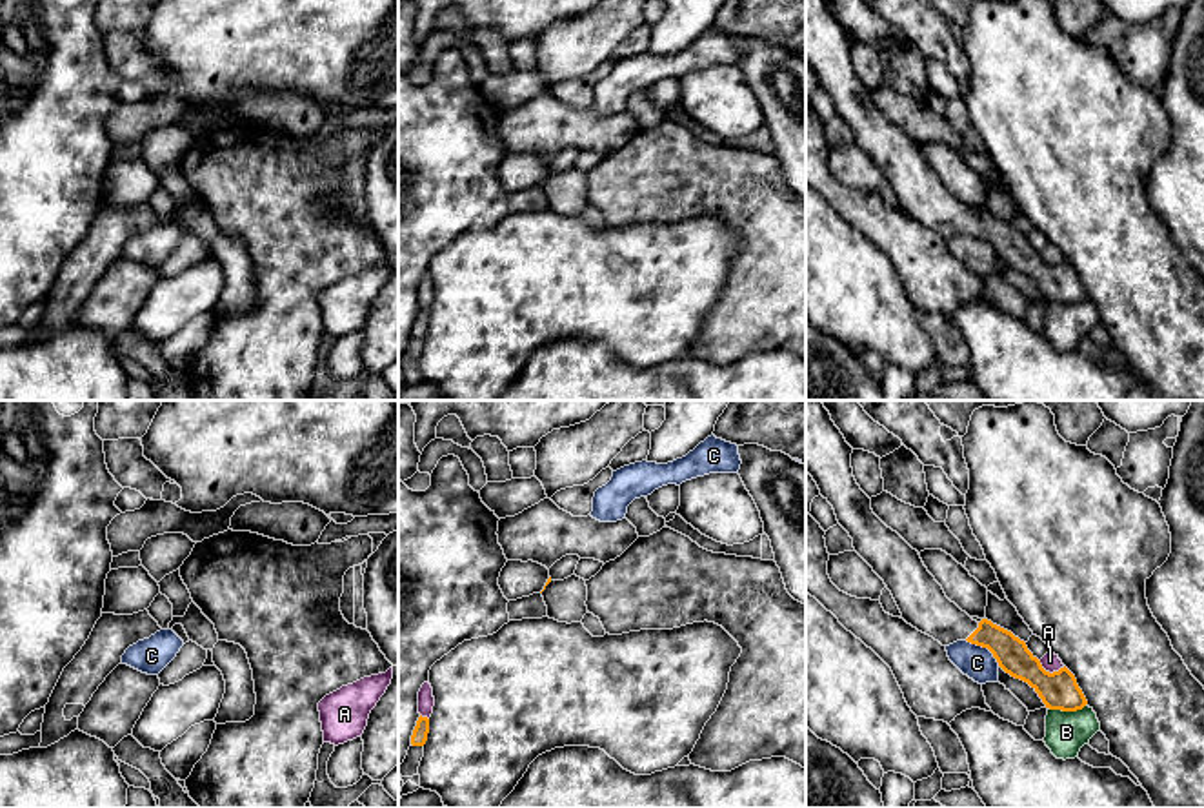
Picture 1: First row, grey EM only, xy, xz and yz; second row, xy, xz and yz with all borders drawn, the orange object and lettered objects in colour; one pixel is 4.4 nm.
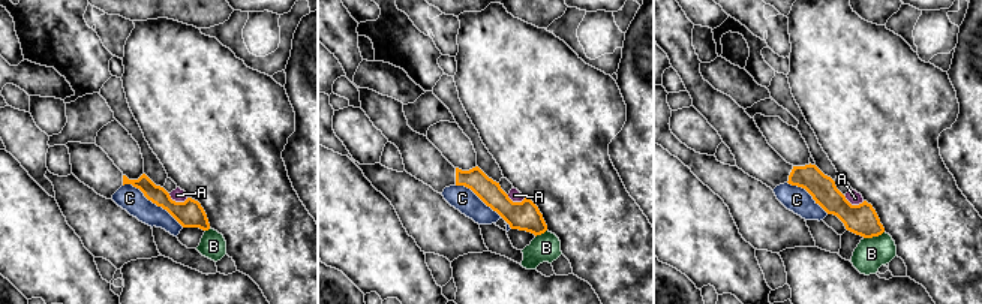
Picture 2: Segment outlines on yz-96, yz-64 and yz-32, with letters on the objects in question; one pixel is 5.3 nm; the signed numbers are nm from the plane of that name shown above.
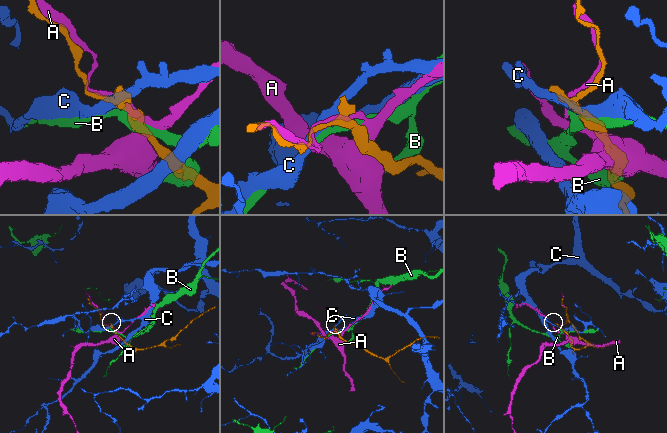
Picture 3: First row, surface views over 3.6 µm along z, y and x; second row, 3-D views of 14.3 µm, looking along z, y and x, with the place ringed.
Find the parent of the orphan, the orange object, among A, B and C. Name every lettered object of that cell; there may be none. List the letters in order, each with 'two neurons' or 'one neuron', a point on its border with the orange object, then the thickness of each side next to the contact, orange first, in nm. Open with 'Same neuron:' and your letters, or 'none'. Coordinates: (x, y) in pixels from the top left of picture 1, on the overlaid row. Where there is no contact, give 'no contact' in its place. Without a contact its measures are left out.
Same neuron: none
A: two neurons | yz (1053, 672) | 170/80 nm
B: two neurons | yz (1066, 710) | 170/190 nm
C: two neurons | yz (984, 646) | 150/150 nm

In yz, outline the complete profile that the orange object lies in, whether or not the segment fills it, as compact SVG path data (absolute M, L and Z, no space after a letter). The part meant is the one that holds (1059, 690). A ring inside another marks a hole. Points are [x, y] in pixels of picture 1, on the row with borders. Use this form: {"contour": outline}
{"contour": "M806 400L806 471L833 506L855 551L891 591L902 619L942 646L968 641L988 648L1006 673L1038 693L1046 708L1082 710L1088 701L1066 666L1046 672L1024 641L988 619L973 621L946 597L918 551L873 513L871 499L853 477L851 453L822 400Z"}

